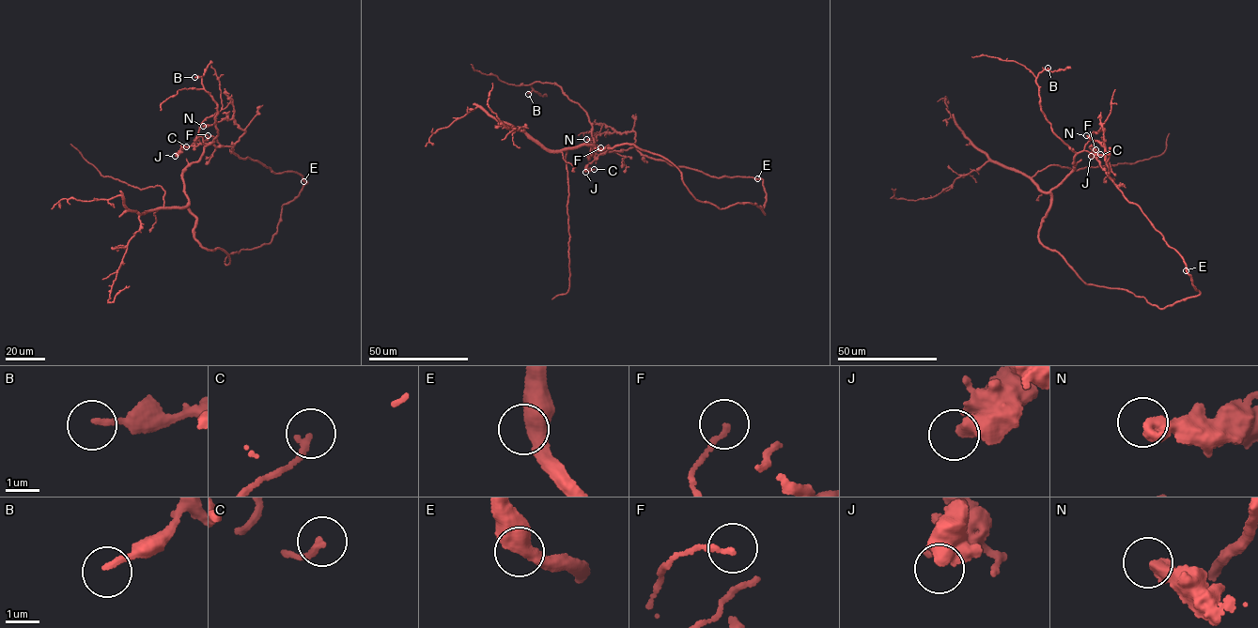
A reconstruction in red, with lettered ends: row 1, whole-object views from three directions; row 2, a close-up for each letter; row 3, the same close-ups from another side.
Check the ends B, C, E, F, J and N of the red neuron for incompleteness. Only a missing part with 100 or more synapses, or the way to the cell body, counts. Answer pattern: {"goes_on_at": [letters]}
{"goes_on_at": []}

